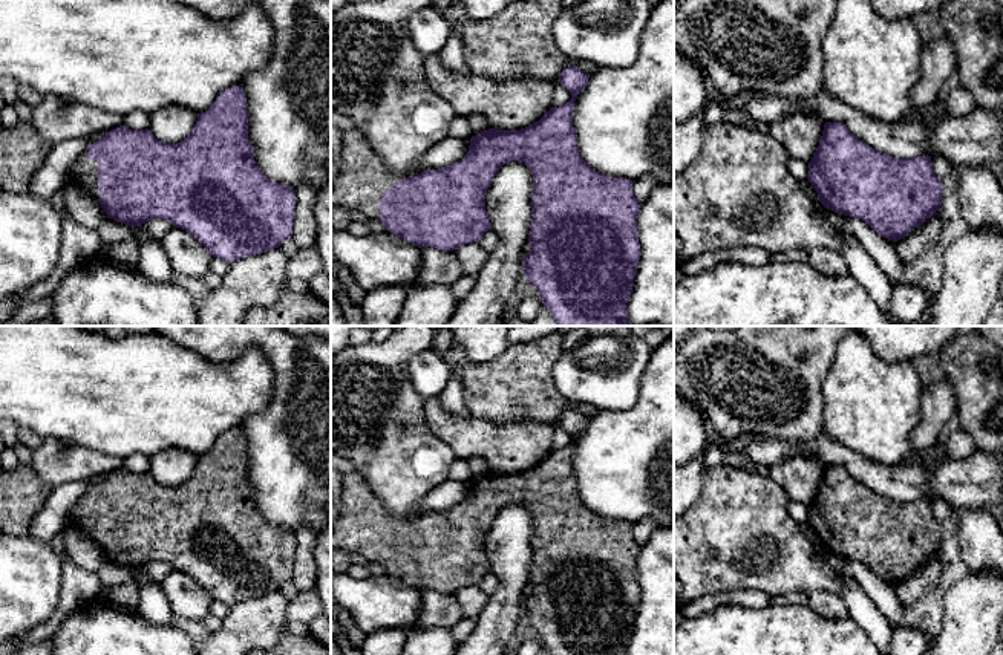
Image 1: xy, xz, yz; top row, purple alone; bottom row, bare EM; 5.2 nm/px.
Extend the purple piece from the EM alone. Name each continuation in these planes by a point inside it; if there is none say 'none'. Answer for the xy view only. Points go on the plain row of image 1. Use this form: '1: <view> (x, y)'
1: xy (84, 516)

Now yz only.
none

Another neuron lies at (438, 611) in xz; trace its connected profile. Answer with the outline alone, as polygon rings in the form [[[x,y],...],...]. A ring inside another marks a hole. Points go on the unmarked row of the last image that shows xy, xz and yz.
[[[430,589],[421,592],[421,612],[415,629],[452,629],[466,615],[453,594],[441,594]]]

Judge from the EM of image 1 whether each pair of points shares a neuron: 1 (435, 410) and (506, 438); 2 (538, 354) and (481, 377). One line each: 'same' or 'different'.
1: same
2: same

